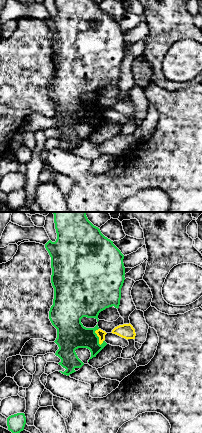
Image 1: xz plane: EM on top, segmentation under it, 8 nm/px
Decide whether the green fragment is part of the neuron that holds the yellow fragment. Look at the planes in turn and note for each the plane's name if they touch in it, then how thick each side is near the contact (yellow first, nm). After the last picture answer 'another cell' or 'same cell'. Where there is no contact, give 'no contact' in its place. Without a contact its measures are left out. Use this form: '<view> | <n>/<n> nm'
xz | 70/240 nm

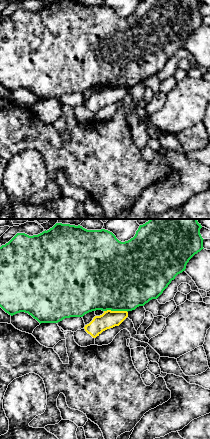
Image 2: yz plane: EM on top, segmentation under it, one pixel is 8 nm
yz | 140/500 nm

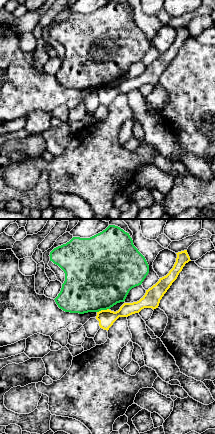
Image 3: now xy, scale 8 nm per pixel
xy | 140/480 nm

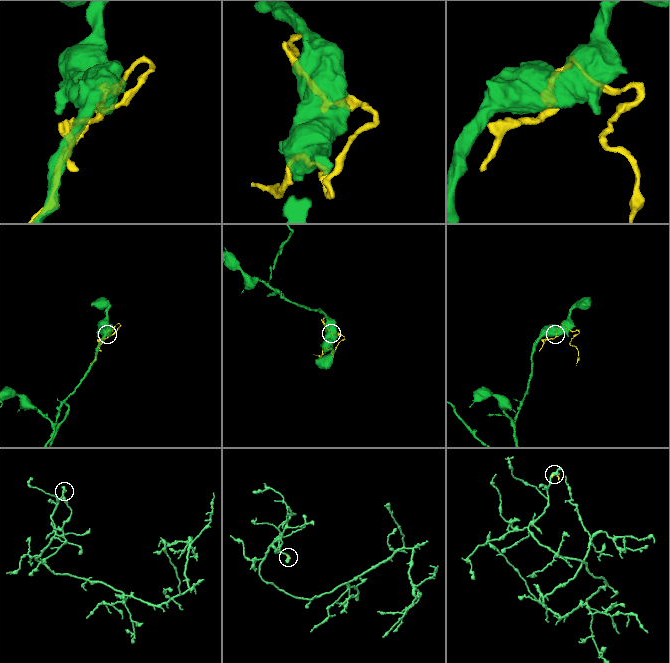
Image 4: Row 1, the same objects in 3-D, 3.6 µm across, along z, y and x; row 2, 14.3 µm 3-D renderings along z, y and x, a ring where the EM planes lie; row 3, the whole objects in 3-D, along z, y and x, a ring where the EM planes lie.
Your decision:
another cell

